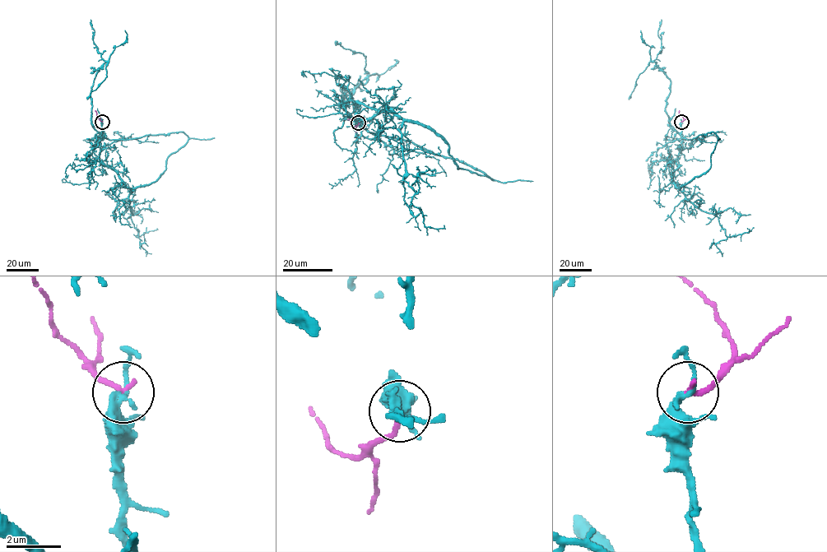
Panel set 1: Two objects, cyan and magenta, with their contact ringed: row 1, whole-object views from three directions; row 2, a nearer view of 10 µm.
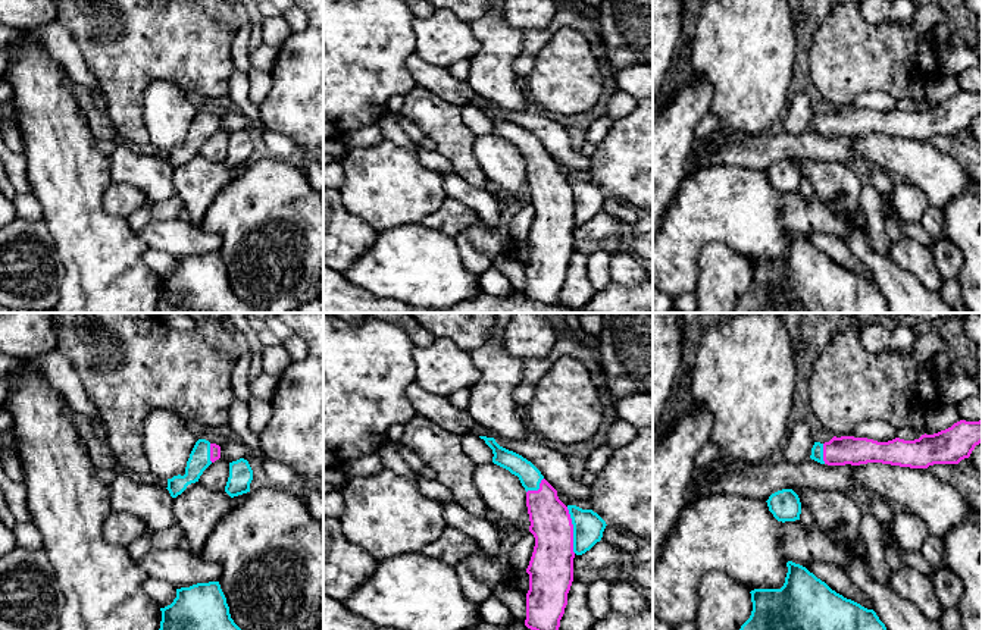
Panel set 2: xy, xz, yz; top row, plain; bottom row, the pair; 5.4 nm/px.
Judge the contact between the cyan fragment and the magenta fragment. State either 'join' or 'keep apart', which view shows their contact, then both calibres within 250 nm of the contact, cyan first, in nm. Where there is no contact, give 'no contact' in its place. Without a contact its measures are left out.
join; meets cyan in xz; 170 nm thick on the cyan side, 240 nm on the other

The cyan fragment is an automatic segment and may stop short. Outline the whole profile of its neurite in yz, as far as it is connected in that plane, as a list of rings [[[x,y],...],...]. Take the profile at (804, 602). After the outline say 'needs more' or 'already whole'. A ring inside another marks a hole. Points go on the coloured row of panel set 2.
[[[800,564],[786,567],[781,589],[750,592],[753,611],[739,630],[886,630],[873,609],[836,593]]]; already whole

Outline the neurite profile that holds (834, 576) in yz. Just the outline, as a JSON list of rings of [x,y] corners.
[[[813,562],[807,567],[817,579],[825,582],[832,590],[851,599],[867,609],[873,609],[872,601],[866,593],[853,583],[850,576],[844,571],[841,565],[831,562]]]

